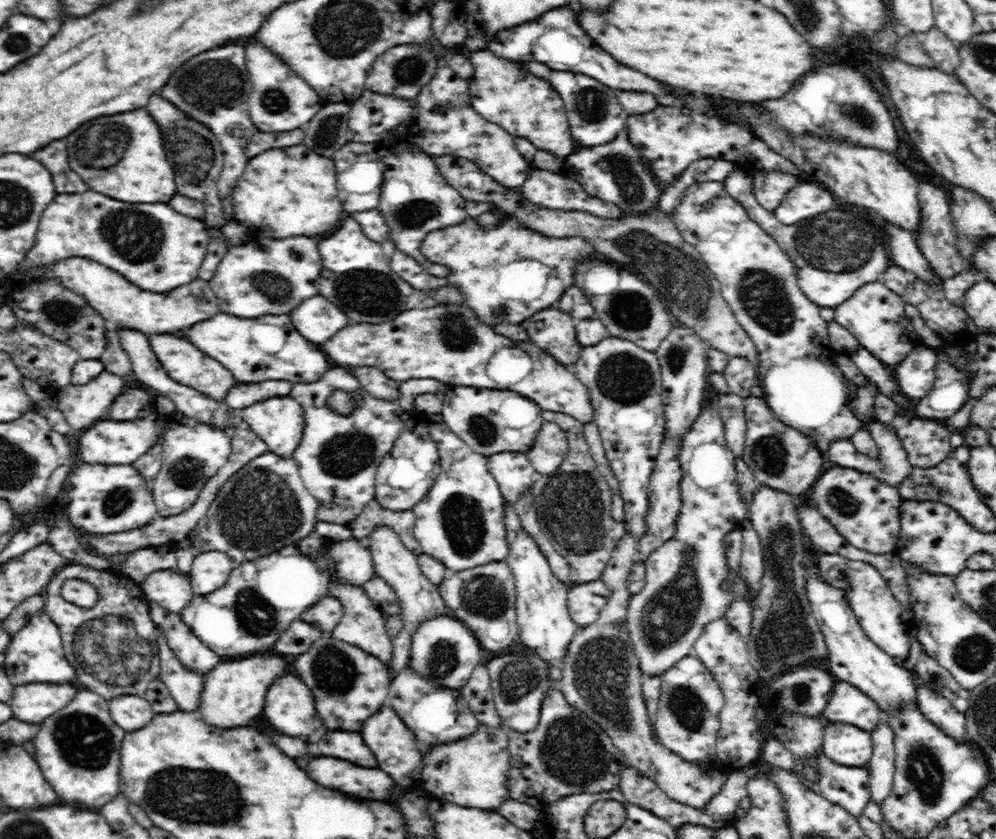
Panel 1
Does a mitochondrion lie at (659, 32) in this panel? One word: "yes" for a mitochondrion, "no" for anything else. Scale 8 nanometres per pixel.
no

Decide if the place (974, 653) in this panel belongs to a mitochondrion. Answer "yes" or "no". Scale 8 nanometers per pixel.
yes

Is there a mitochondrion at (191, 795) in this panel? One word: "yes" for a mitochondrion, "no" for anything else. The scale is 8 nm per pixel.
yes

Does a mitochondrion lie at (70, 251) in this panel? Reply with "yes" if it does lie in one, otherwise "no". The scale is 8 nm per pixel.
no

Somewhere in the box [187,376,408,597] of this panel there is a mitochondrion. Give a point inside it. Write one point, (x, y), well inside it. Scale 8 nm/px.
(258, 511)

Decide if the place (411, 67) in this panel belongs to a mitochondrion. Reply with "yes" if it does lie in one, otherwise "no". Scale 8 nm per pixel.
yes

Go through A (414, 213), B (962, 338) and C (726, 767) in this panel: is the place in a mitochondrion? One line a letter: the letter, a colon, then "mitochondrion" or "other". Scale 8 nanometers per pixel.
A: mitochondrion
B: other
C: other

